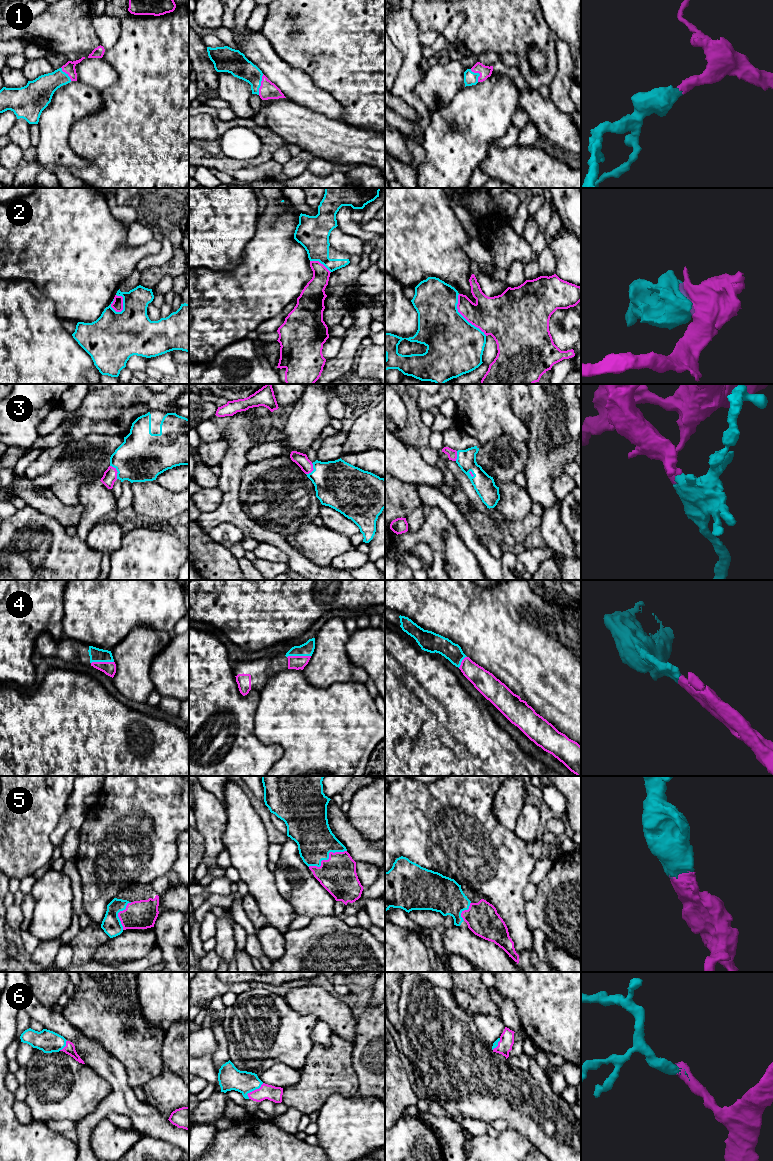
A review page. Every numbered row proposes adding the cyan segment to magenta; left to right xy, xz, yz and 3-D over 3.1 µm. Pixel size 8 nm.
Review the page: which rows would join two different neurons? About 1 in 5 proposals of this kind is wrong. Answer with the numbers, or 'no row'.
2

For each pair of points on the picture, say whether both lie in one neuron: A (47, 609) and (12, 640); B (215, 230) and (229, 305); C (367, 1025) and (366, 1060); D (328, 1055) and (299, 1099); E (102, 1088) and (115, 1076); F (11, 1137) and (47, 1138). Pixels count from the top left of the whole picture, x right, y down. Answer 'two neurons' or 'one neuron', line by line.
A: one neuron
B: two neurons
C: one neuron
D: one neuron
E: two neurons
F: one neuron

